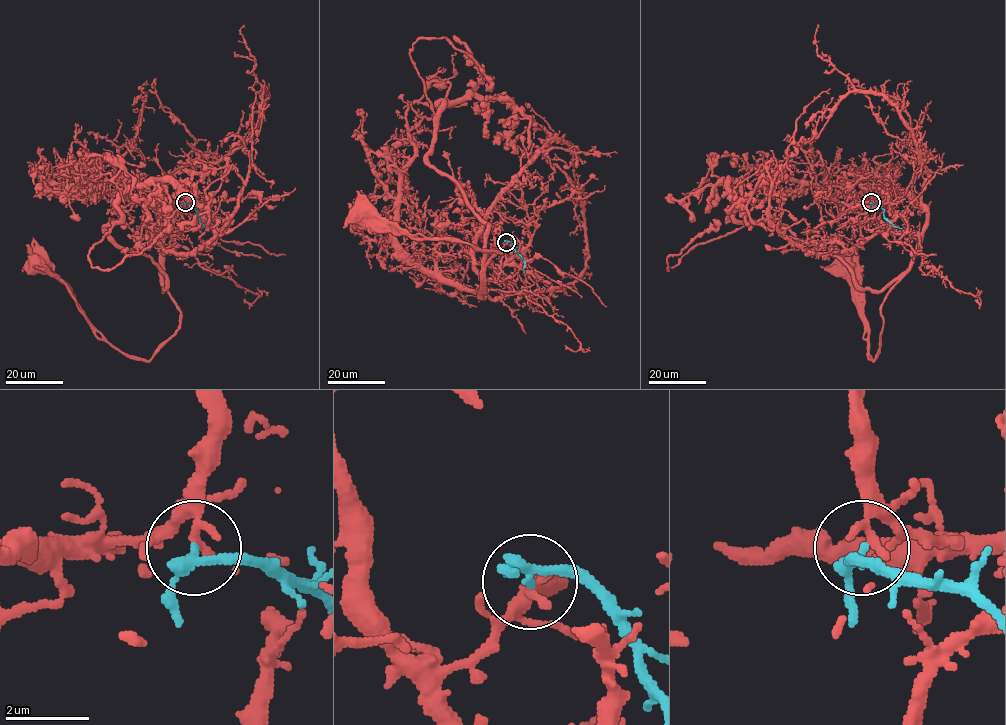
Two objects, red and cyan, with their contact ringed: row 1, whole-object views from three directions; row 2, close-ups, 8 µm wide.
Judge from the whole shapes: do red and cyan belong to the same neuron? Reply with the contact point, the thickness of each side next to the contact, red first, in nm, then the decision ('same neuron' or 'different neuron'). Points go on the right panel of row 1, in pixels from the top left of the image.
place (871, 202); calibres 220 and 240 nm; different neuron

